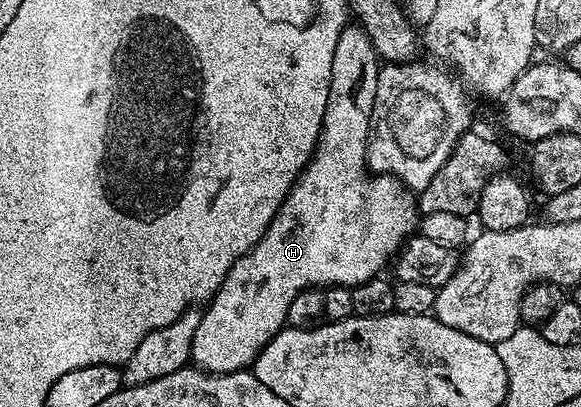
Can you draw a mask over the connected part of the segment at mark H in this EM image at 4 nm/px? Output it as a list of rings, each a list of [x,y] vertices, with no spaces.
[[[350,24],[342,31],[339,37],[339,43],[335,47],[335,55],[331,63],[331,83],[329,84],[329,94],[327,95],[327,107],[323,127],[321,128],[321,140],[317,142],[317,150],[310,157],[309,162],[305,164],[304,171],[294,183],[292,191],[285,196],[285,201],[279,207],[279,211],[275,215],[275,219],[267,227],[267,231],[259,239],[259,243],[255,243],[255,247],[251,251],[247,251],[240,259],[232,265],[227,271],[227,275],[223,279],[217,294],[204,306],[201,322],[198,330],[195,331],[195,339],[193,340],[193,356],[192,364],[198,369],[205,370],[206,373],[240,373],[248,370],[253,362],[257,360],[257,356],[263,351],[263,347],[267,347],[267,343],[282,329],[286,328],[289,312],[291,311],[291,303],[295,303],[295,297],[304,289],[315,289],[318,287],[332,287],[335,285],[343,285],[352,287],[359,283],[367,283],[373,277],[382,276],[386,271],[385,264],[392,262],[394,258],[401,252],[401,246],[405,244],[407,238],[418,228],[419,225],[419,205],[415,200],[414,194],[406,189],[405,185],[399,178],[387,173],[376,173],[370,170],[367,164],[367,158],[371,148],[371,130],[373,128],[373,108],[375,107],[375,95],[377,94],[377,80],[379,79],[379,71],[382,62],[377,56],[375,47],[371,43],[371,39],[367,35],[365,28],[360,24]]]

